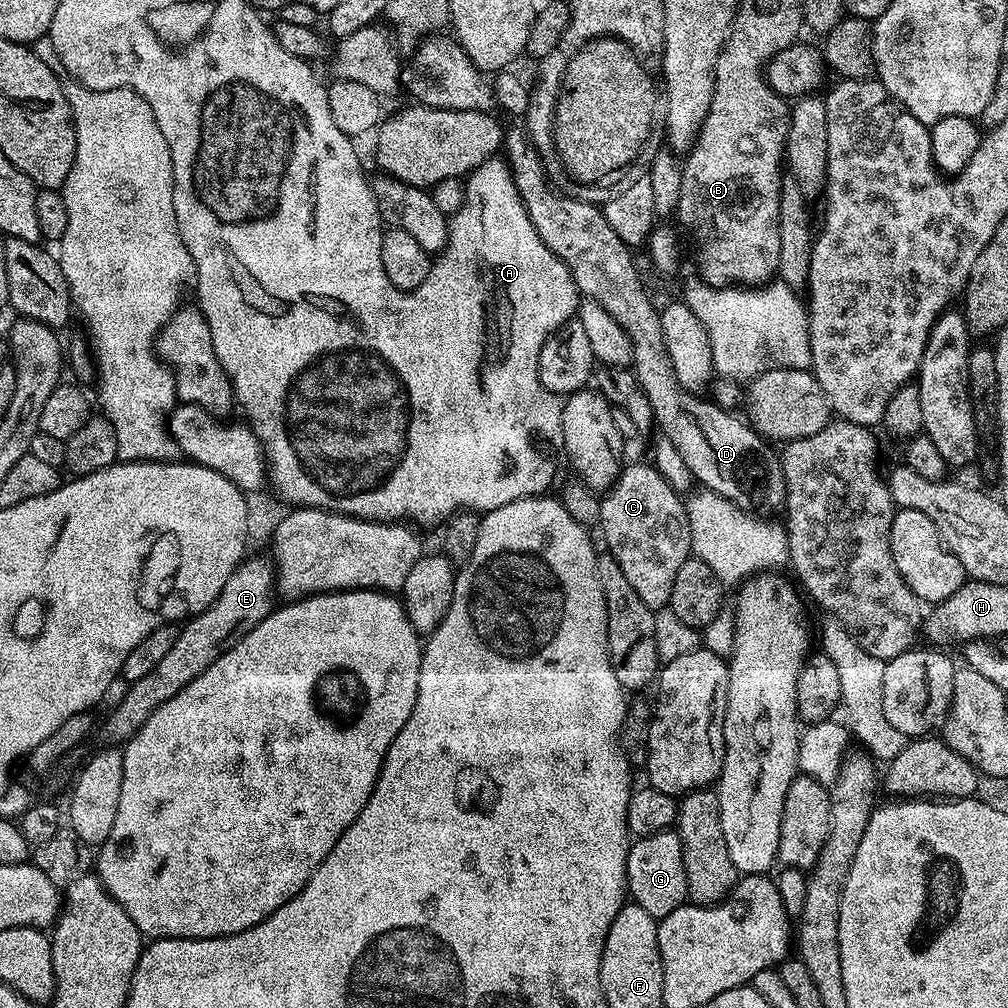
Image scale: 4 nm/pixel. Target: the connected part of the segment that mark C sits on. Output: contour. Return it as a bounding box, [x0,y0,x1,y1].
[598,463,692,610]

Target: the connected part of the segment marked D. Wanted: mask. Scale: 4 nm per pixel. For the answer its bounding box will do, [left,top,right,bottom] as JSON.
[502,131,784,512]

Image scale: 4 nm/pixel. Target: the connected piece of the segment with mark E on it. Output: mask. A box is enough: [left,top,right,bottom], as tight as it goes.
[104,555,277,746]

